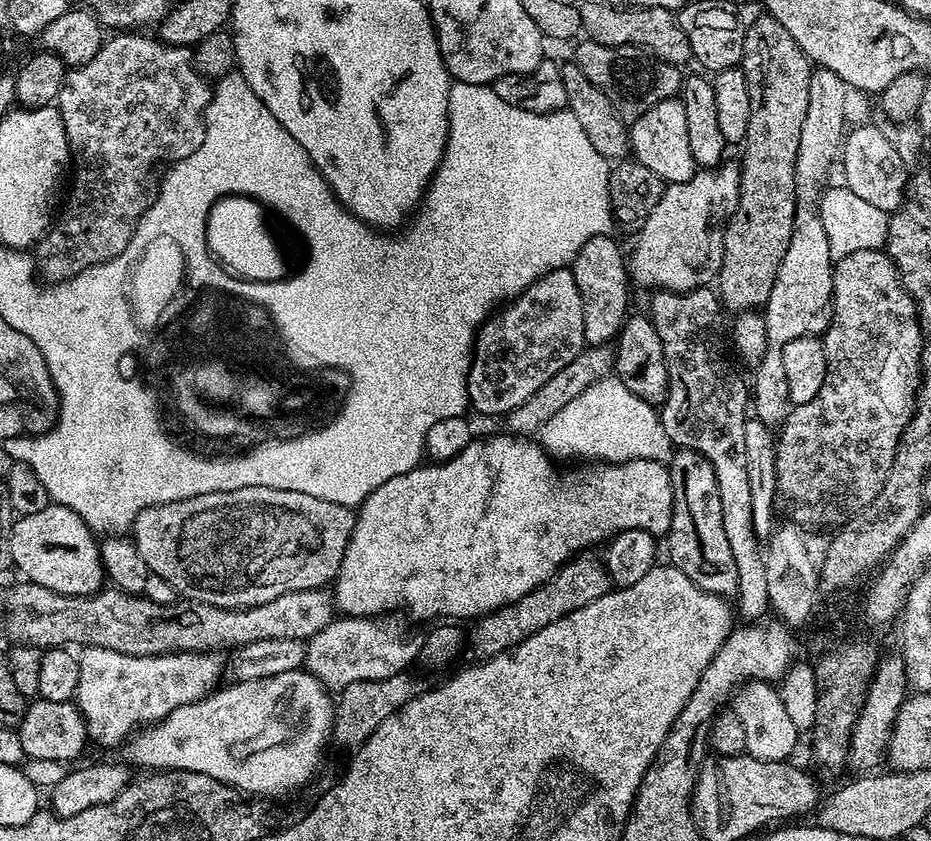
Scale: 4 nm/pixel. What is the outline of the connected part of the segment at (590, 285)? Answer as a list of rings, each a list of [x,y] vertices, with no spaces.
[[[611,235],[590,238],[578,250],[571,262],[574,282],[578,282],[578,294],[582,294],[582,330],[585,345],[611,345],[620,334],[620,327],[629,315],[628,288],[630,273],[626,263],[626,252],[612,241]]]

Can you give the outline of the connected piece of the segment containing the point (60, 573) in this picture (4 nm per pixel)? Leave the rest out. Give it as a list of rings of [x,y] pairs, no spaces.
[[[49,502],[44,510],[39,510],[36,514],[29,516],[21,516],[13,523],[12,526],[12,562],[15,571],[20,571],[25,581],[37,584],[38,586],[46,586],[46,590],[54,590],[58,594],[66,594],[67,596],[91,596],[94,592],[99,592],[105,587],[106,573],[104,570],[104,561],[100,559],[100,544],[92,529],[86,526],[86,522],[78,514],[74,514],[74,510],[70,510],[61,504]]]

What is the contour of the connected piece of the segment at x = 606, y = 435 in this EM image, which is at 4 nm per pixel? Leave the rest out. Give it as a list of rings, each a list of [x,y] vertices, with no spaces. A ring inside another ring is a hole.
[[[605,378],[594,382],[594,386],[582,390],[582,394],[578,394],[578,398],[574,398],[574,402],[566,402],[566,406],[562,406],[562,410],[558,410],[558,414],[554,414],[554,418],[550,418],[546,425],[547,432],[548,444],[546,443],[546,448],[553,457],[588,456],[584,458],[591,458],[596,462],[621,464],[627,460],[664,462],[674,452],[672,440],[666,434],[660,421],[659,411],[642,398],[638,398],[638,394],[630,394],[630,390],[626,390],[626,386],[622,386],[622,382],[615,378]],[[608,388],[616,388],[616,396],[624,396],[624,404],[616,404],[616,412],[600,412],[600,404],[584,404],[584,396],[608,396]]]

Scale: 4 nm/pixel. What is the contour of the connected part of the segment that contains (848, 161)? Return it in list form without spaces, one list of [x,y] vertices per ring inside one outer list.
[[[875,123],[853,127],[843,138],[842,163],[844,162],[843,183],[858,198],[878,206],[878,210],[889,214],[897,211],[904,202],[910,183],[910,168],[898,156],[897,150],[887,140]]]

